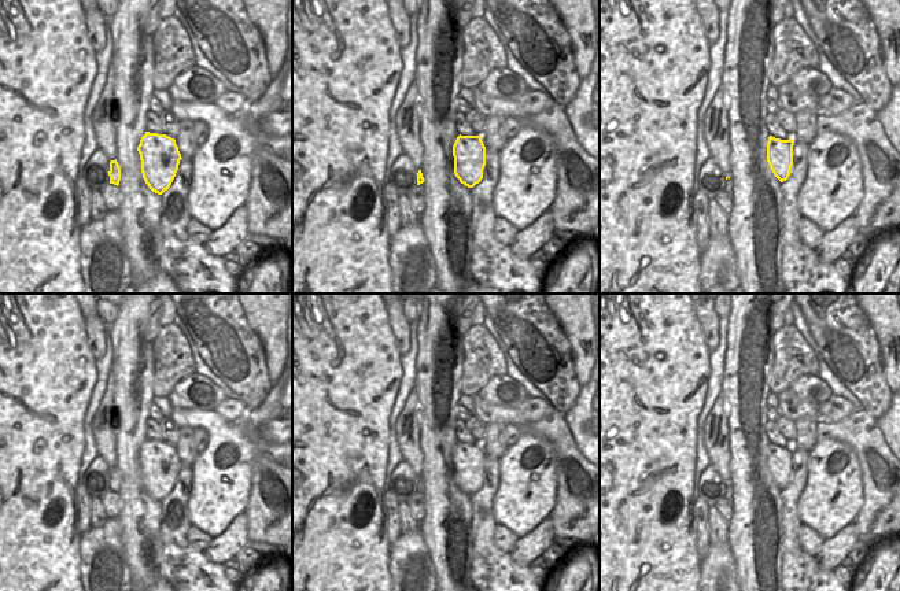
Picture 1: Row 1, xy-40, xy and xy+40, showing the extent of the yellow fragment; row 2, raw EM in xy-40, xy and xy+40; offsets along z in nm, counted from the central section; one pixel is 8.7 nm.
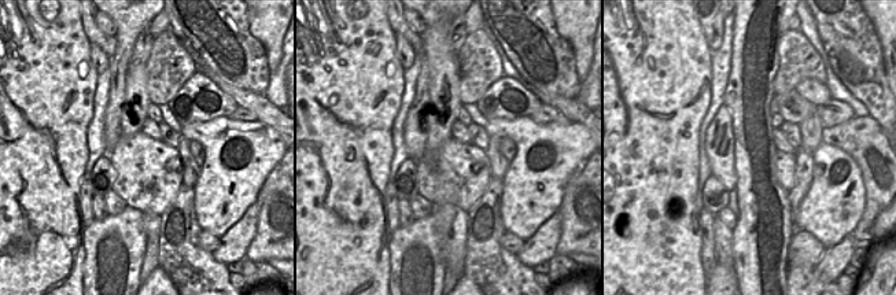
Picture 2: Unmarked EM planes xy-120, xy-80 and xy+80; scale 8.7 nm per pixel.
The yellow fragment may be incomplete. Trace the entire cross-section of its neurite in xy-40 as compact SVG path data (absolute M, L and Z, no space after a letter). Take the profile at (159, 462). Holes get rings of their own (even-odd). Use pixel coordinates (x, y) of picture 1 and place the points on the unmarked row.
M145 439L137 458L145 491L152 499L162 502L170 495L182 466L176 447L166 442Z

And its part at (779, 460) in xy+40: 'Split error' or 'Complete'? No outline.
Complete

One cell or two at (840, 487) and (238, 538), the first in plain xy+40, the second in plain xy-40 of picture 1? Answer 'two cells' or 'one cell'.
two cells

